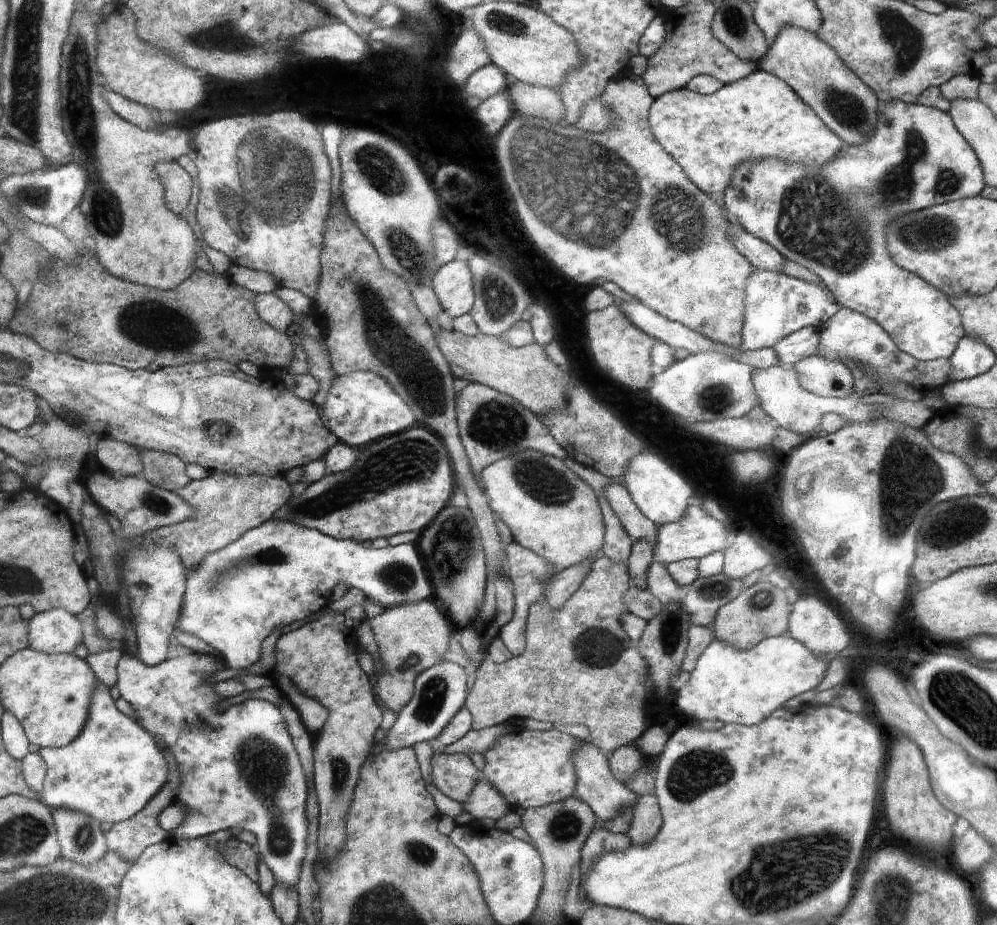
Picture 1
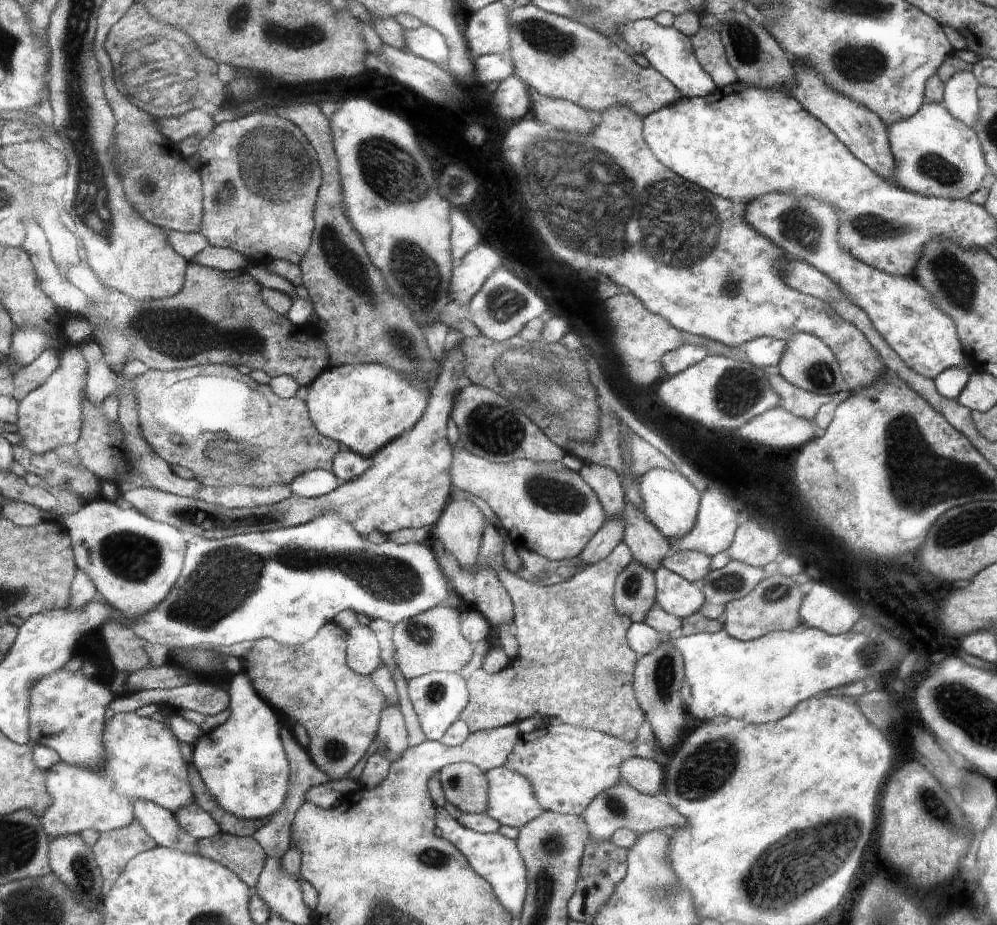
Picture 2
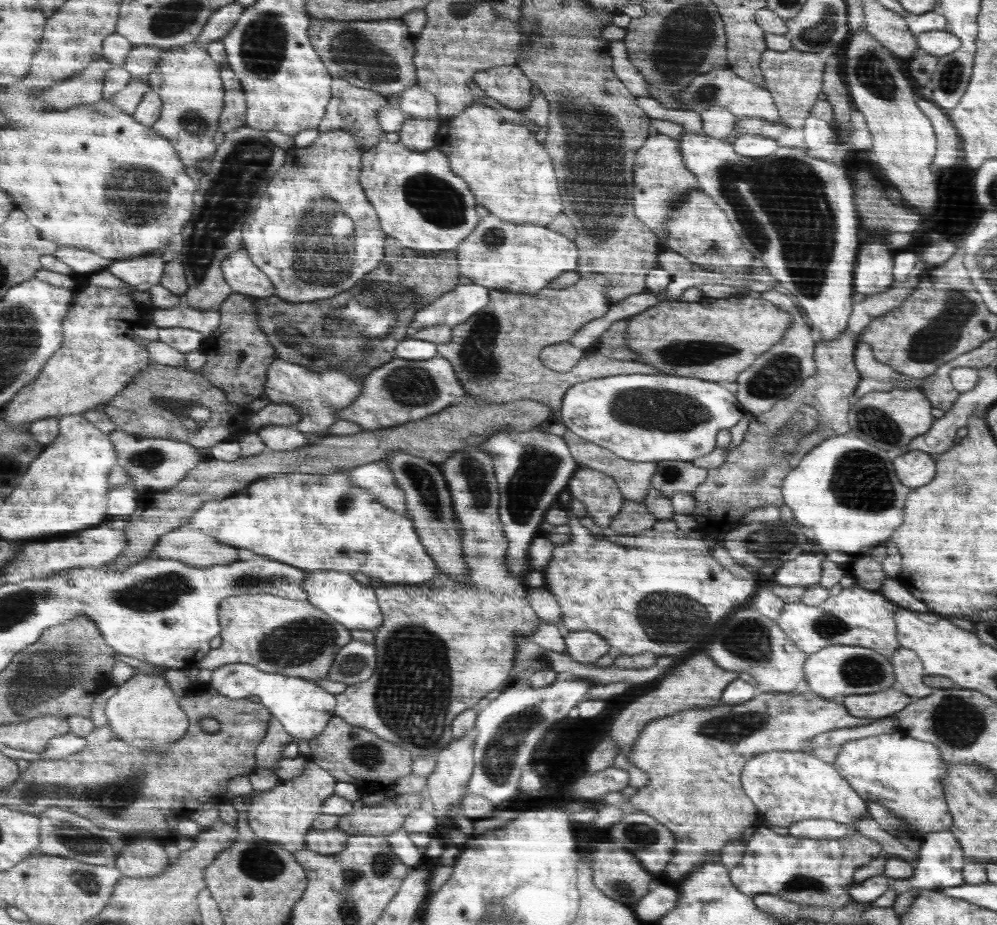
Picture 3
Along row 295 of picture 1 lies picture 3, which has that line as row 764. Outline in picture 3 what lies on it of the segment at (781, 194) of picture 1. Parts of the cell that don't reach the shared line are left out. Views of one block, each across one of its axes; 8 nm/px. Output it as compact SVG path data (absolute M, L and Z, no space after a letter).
M892 732L844 743L833 762L836 772L864 802L884 805L907 825L905 836L923 840L934 832L948 831L954 817L947 805L943 780L948 766L940 748L916 737Z

